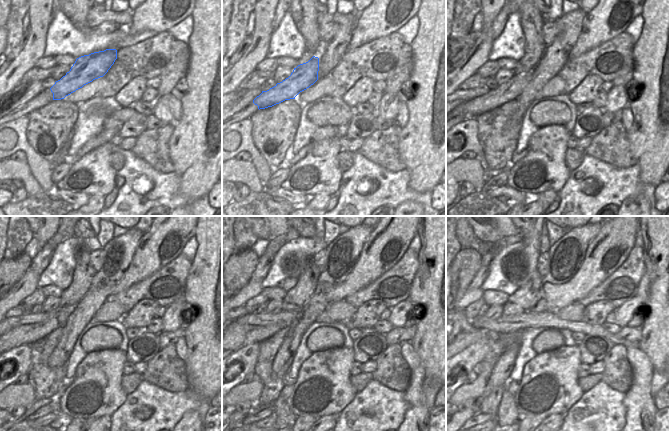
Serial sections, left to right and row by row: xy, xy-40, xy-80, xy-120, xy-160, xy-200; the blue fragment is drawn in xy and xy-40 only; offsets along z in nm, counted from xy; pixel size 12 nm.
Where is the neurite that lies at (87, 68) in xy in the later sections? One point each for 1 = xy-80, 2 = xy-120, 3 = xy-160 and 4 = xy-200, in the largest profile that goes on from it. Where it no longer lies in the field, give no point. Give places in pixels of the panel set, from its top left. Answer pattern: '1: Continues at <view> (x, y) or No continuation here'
1: Continues at xy-80 (510, 90)
2: Continues at xy-120 (29, 333)
3: Continues at xy-160 (242, 335)
4: Continues at xy-200 (502, 325)

